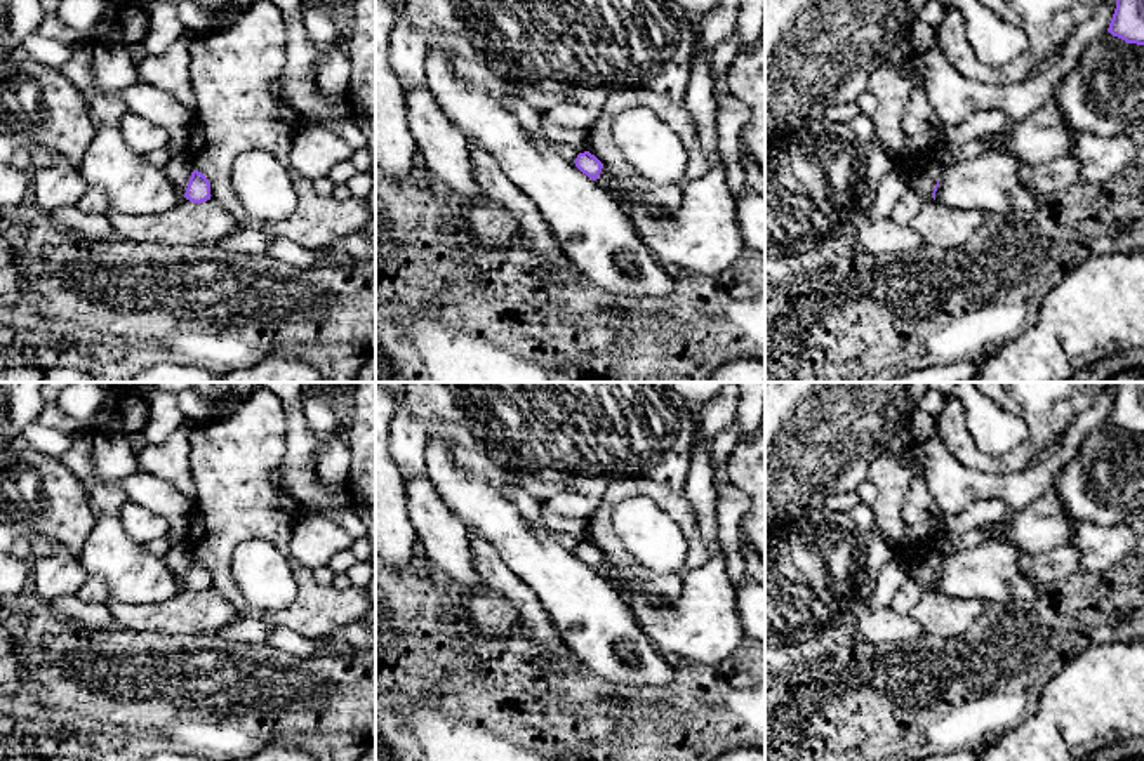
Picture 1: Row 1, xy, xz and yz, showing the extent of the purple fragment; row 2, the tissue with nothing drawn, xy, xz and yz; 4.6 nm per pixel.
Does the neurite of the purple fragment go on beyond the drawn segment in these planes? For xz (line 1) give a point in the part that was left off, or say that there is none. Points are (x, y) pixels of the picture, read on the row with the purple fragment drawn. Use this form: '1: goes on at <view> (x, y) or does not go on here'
1: does not go on here

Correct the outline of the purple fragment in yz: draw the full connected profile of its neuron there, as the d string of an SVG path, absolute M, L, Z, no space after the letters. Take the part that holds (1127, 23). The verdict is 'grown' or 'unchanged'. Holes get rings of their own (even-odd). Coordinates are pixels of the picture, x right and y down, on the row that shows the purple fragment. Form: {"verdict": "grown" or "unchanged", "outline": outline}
{"verdict": "unchanged", "outline": "M1116 0L1107 31L1127 43L1144 45L1144 0Z"}

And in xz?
{"verdict": "unchanged", "outline": "M589 151L579 153L574 163L582 174L591 177L593 181L598 179L603 169L603 163Z"}

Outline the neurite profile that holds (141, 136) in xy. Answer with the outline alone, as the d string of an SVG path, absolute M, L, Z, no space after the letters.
M127 113L120 120L120 129L127 146L141 156L165 148L169 142L169 132L163 127L155 125L134 113Z

